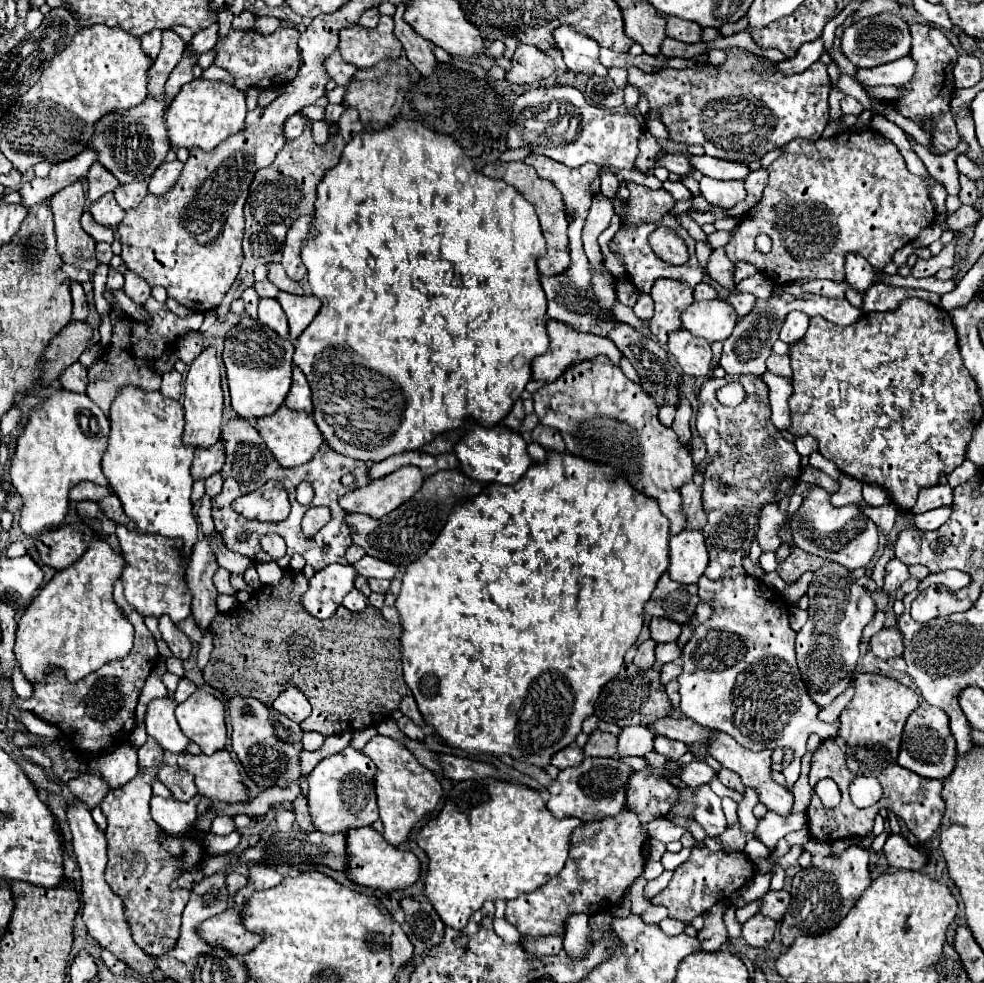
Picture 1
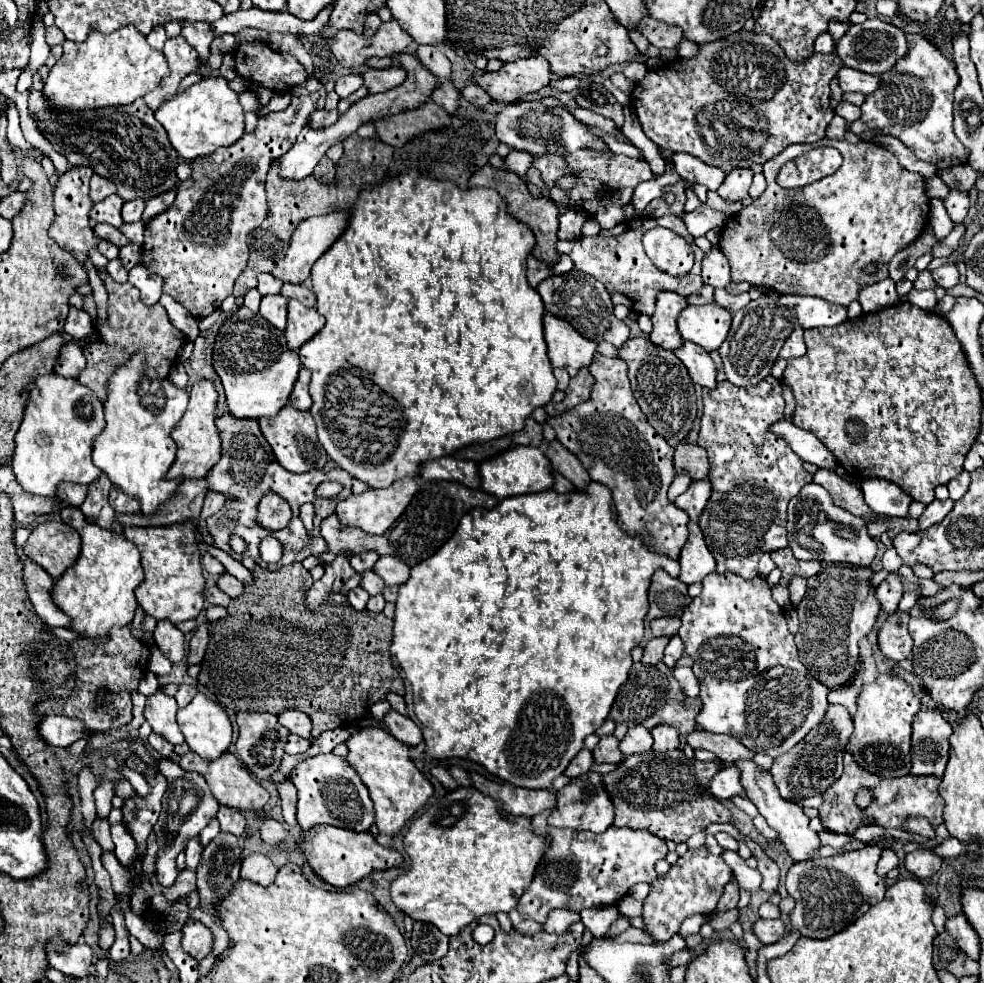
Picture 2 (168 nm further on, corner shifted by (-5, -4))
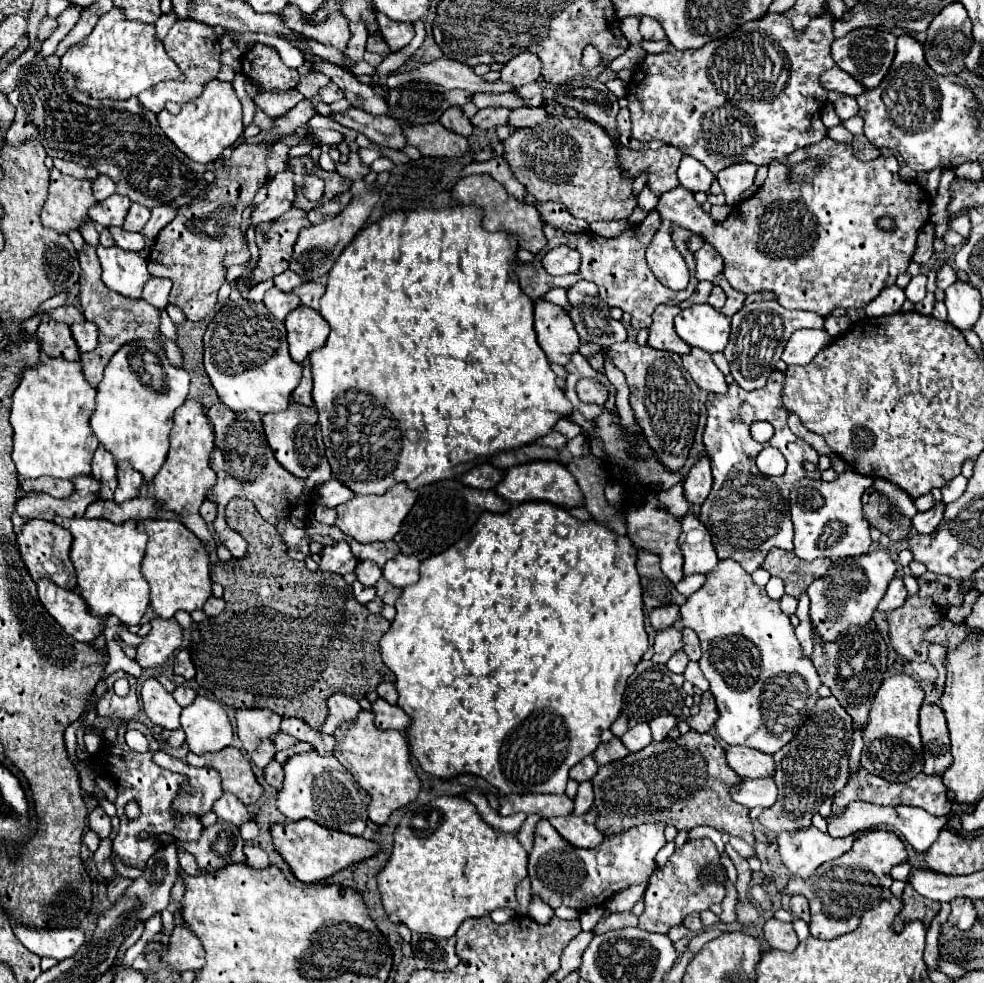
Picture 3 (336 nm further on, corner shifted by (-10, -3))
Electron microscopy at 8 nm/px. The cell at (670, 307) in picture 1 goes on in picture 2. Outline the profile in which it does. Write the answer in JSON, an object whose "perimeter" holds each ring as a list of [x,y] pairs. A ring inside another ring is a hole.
{"perimeter":[[[661,291],[657,295],[657,309],[651,317],[653,331],[649,333],[649,341],[655,343],[661,349],[679,349],[683,345],[683,339],[675,327],[677,315],[687,307],[685,297],[675,295],[671,291]]]}

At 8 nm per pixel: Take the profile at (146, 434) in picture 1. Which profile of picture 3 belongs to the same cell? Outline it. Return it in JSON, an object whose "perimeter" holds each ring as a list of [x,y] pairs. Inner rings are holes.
{"perimeter":[[[130,342],[112,356],[104,370],[104,378],[96,388],[96,410],[90,418],[90,426],[100,446],[116,458],[116,464],[128,460],[146,482],[152,482],[166,462],[174,410],[186,402],[188,390],[188,372],[184,368],[174,368],[154,342]]]}

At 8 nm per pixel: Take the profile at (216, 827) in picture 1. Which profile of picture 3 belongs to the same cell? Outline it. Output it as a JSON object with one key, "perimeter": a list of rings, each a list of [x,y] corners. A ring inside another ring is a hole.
{"perimeter":[[[222,794],[222,798],[216,802],[214,806],[214,812],[220,820],[228,822],[228,824],[234,824],[234,826],[242,826],[244,822],[250,820],[250,814],[248,814],[248,808],[232,794]]]}

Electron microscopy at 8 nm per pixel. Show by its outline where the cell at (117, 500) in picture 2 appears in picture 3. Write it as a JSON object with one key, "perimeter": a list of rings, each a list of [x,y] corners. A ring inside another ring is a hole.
{"perimeter":[[[122,462],[118,466],[118,488],[116,488],[114,500],[124,502],[124,500],[136,498],[142,484],[144,484],[142,474],[138,470],[134,470],[128,462]]]}

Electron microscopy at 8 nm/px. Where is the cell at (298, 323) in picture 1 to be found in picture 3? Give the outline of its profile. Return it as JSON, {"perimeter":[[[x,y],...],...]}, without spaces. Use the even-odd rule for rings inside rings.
{"perimeter":[[[298,306],[296,310],[292,310],[286,316],[284,324],[288,330],[290,356],[298,364],[302,364],[312,350],[324,346],[330,334],[330,326],[328,322],[324,322],[320,312],[306,306]]]}

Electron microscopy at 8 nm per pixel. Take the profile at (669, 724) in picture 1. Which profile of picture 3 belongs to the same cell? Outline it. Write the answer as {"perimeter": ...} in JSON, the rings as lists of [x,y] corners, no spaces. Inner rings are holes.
{"perimeter":[[[728,746],[726,758],[730,762],[730,768],[740,778],[764,778],[774,774],[772,756],[760,750],[752,750],[746,746]]]}

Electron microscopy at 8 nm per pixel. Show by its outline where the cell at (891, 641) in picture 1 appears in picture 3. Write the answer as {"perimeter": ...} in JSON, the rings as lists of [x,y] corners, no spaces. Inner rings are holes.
{"perimeter":[[[926,572],[918,578],[920,592],[904,602],[904,606],[888,612],[888,626],[890,626],[890,642],[896,650],[898,656],[906,660],[916,660],[916,662],[926,662],[928,660],[928,642],[924,642],[922,632],[932,626],[940,614],[944,614],[944,608],[950,604],[962,604],[962,598],[958,596],[958,584],[960,580],[952,580],[948,576],[940,576],[934,572]]]}

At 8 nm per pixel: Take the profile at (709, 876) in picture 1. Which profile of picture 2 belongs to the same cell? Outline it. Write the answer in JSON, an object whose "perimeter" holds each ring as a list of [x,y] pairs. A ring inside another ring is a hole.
{"perimeter":[[[707,847],[689,849],[685,855],[671,865],[669,873],[657,877],[651,883],[651,891],[643,901],[643,931],[651,935],[655,941],[667,941],[675,933],[679,933],[679,925],[695,915],[711,915],[719,897],[723,895],[723,887],[731,881],[731,867],[723,861],[723,857],[715,857],[707,851]]]}

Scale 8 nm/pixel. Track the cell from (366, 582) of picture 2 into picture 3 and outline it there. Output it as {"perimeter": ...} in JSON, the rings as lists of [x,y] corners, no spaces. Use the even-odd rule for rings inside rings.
{"perimeter":[[[358,562],[358,566],[356,566],[356,576],[358,576],[358,580],[364,584],[364,586],[374,586],[376,584],[376,580],[380,580],[382,578],[382,570],[374,564],[374,562]]]}

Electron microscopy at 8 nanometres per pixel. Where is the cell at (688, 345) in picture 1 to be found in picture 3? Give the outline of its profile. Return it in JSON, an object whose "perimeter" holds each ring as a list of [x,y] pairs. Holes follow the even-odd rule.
{"perimeter":[[[692,348],[688,354],[682,356],[684,368],[690,372],[692,380],[706,392],[724,394],[726,392],[726,380],[724,374],[718,370],[718,366],[712,362],[712,356],[704,350]]]}

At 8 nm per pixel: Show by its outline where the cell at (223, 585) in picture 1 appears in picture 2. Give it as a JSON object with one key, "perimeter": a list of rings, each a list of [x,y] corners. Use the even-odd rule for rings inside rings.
{"perimeter":[[[211,585],[207,591],[205,591],[205,599],[211,603],[211,605],[221,605],[221,607],[227,607],[231,597],[225,595],[217,585]]]}

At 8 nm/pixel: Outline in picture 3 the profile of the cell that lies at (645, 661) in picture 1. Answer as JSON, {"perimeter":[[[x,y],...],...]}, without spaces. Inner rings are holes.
{"perimeter":[[[674,626],[672,628],[666,628],[666,630],[660,630],[656,634],[656,642],[654,642],[654,658],[658,664],[666,664],[670,660],[670,656],[674,652],[678,652],[682,648],[682,634],[680,630],[676,630]]]}

